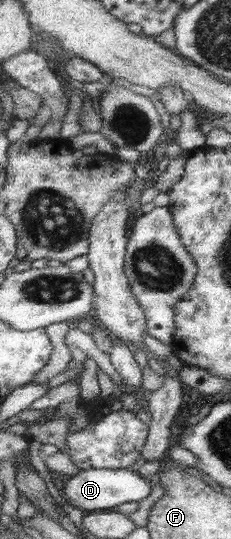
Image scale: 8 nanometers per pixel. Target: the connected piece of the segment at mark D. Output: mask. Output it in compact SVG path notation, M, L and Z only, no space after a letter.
M87 469L80 470L64 483L62 502L69 503L78 508L80 512L101 512L116 510L122 503L143 501L151 495L152 481L139 476L138 471L129 469Z

